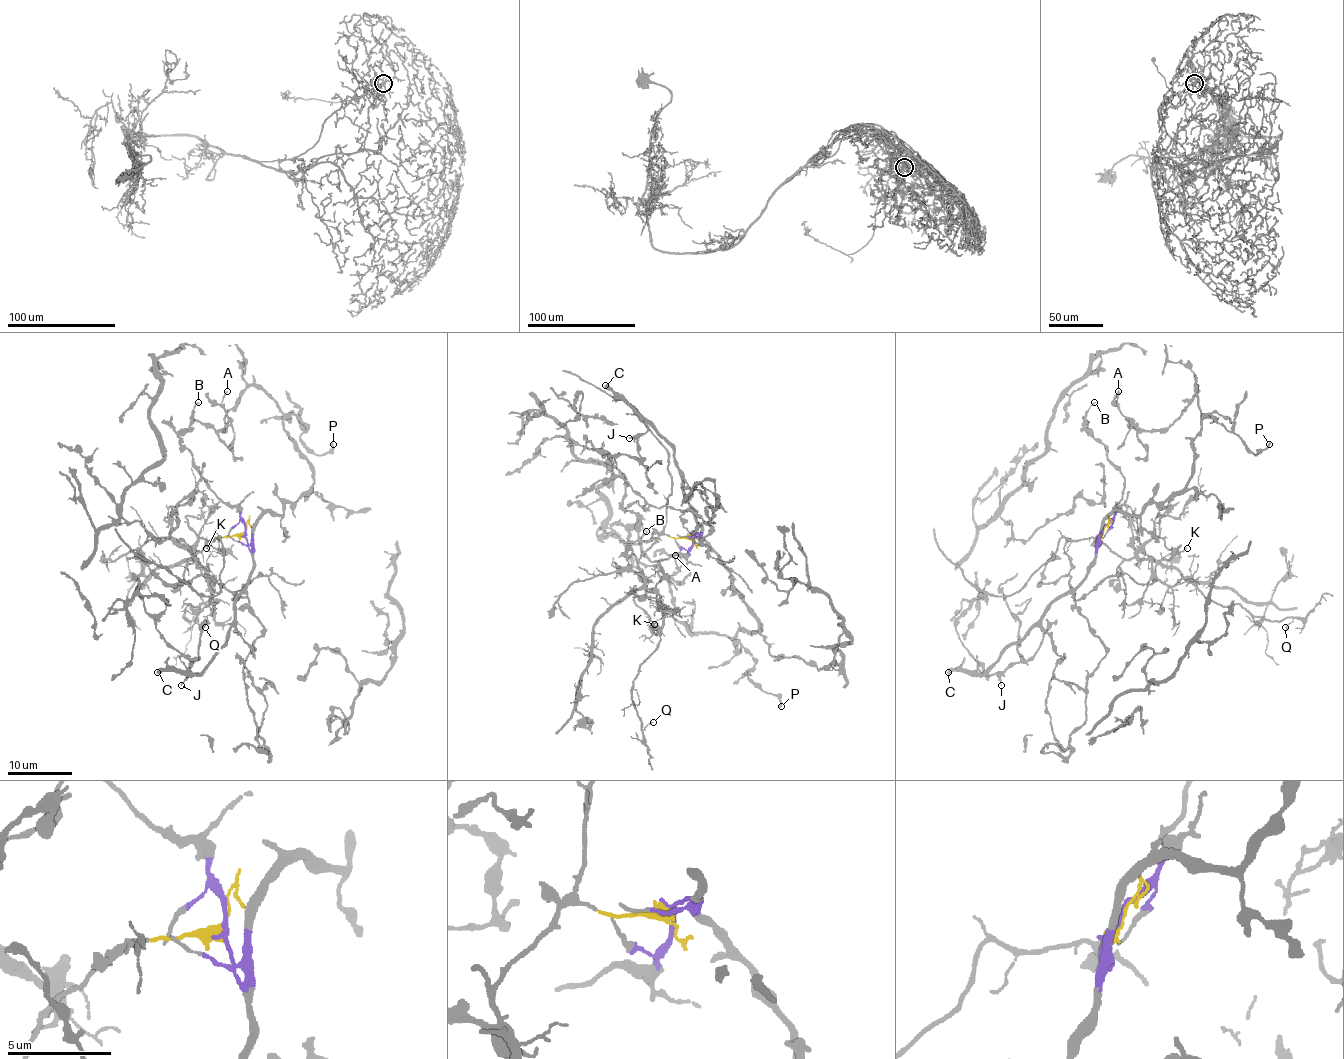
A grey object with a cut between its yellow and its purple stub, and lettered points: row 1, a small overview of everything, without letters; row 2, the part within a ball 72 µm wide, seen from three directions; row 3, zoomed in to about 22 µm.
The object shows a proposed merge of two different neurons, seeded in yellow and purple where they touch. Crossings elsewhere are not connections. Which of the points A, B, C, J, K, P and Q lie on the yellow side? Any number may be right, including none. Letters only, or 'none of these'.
K, Q

